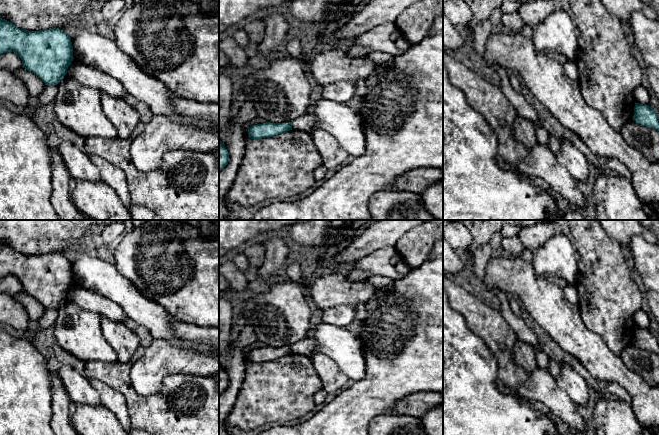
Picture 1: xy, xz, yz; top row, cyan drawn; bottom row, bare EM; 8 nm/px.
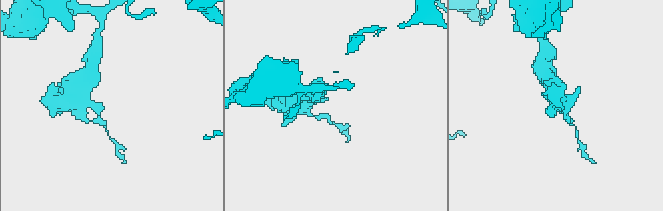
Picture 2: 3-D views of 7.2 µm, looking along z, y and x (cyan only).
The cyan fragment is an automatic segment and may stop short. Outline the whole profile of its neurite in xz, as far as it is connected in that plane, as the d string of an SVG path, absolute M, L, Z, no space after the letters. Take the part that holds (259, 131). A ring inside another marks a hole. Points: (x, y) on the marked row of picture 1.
M291 122L287 123L262 123L247 127L248 137L251 139L262 139L265 137L273 137L280 133L292 130Z

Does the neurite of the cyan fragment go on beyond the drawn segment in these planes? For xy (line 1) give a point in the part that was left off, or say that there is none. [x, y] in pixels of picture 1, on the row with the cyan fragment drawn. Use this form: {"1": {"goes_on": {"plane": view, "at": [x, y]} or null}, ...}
{"1": {"goes_on": null}}

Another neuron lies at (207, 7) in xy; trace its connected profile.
M199 0L198 4L202 14L219 17L219 0Z

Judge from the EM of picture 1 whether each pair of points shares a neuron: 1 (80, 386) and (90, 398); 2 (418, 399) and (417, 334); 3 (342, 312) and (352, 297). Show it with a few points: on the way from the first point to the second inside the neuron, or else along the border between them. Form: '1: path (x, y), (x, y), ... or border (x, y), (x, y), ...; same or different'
1: path (81, 389), (87, 395); same
2: border (432, 390), (411, 392), (397, 403); different
3: border (355, 307), (340, 305), (324, 310); different

